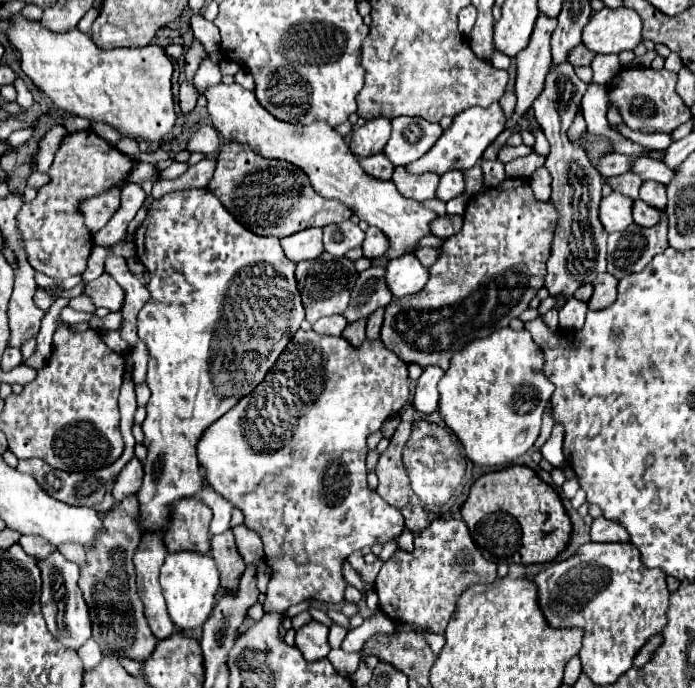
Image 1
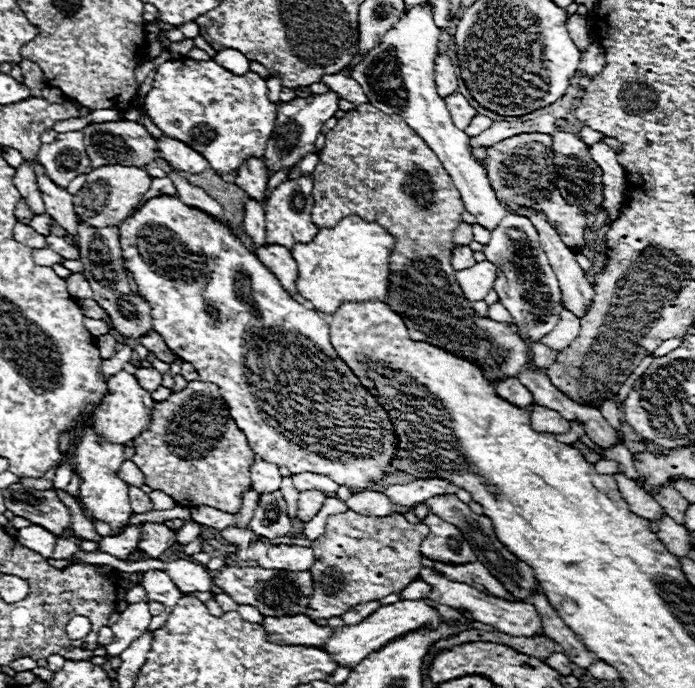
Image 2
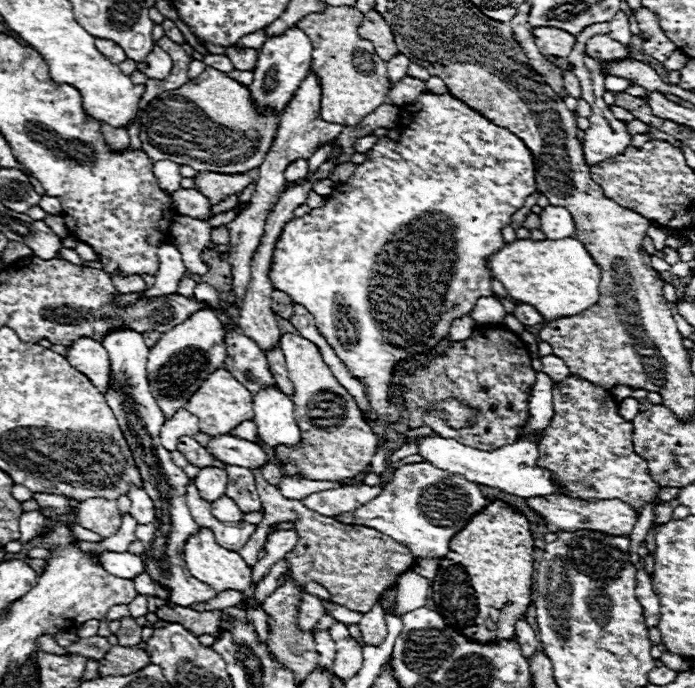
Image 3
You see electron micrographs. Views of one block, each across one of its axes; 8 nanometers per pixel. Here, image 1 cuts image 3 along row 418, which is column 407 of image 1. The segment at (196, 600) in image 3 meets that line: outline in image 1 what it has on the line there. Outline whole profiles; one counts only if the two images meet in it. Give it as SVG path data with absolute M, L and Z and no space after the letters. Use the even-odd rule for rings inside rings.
M400 116L392 120L392 136L384 148L384 154L394 166L406 166L422 158L422 154L426 154L440 136L440 124L432 124L422 118Z

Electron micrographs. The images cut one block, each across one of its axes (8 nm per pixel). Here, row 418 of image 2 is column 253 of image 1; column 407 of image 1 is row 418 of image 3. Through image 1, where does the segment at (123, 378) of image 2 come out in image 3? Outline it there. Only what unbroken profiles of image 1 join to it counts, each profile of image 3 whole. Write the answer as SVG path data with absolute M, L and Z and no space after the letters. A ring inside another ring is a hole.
M220 368L214 374L210 374L202 388L198 388L198 392L194 392L194 396L188 400L188 404L184 406L190 414L194 414L200 424L200 432L208 434L208 436L220 436L220 434L228 434L230 430L234 430L240 422L244 420L252 420L254 418L254 402L252 402L252 394L226 370Z

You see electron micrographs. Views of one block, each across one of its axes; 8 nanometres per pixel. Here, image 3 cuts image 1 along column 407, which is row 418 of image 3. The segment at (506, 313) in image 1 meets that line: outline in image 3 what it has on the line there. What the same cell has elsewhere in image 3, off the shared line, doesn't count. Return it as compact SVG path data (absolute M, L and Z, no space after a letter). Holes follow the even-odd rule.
M284 334L282 336L282 352L286 358L286 368L290 372L290 380L296 388L294 392L294 410L302 432L302 444L298 448L278 446L274 452L278 458L292 458L302 474L310 480L342 480L360 474L376 454L376 436L370 426L364 422L360 408L354 398L338 384L332 376L330 368L320 356L320 350L314 342L306 340L300 334Z

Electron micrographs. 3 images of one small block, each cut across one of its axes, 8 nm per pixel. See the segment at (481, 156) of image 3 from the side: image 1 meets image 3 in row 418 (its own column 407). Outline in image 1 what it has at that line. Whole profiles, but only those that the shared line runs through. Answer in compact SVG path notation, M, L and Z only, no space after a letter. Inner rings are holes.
M300 332L298 336L306 336L306 344L300 344L298 340L292 340L284 348L282 356L276 360L274 368L264 378L264 382L258 384L252 390L252 394L244 396L226 416L222 416L218 422L214 422L198 442L198 460L200 460L200 466L206 470L206 482L222 498L226 498L232 506L242 510L244 524L250 530L258 532L258 536L264 542L266 564L272 568L272 582L268 584L264 610L278 610L278 612L284 612L290 606L300 604L304 600L318 600L318 602L326 602L326 604L342 602L344 600L344 590L348 586L348 582L344 580L344 574L342 574L342 564L346 562L346 558L354 550L362 550L364 546L372 546L372 544L386 544L386 542L390 542L392 538L396 538L404 532L404 518L402 518L400 510L390 506L388 502L384 502L366 484L366 454L368 454L366 438L372 432L380 430L382 422L388 416L398 414L404 408L404 404L408 400L408 384L406 384L408 370L406 370L406 364L396 354L386 350L380 340L364 340L364 344L360 348L354 348L342 336L320 336L316 332Z

